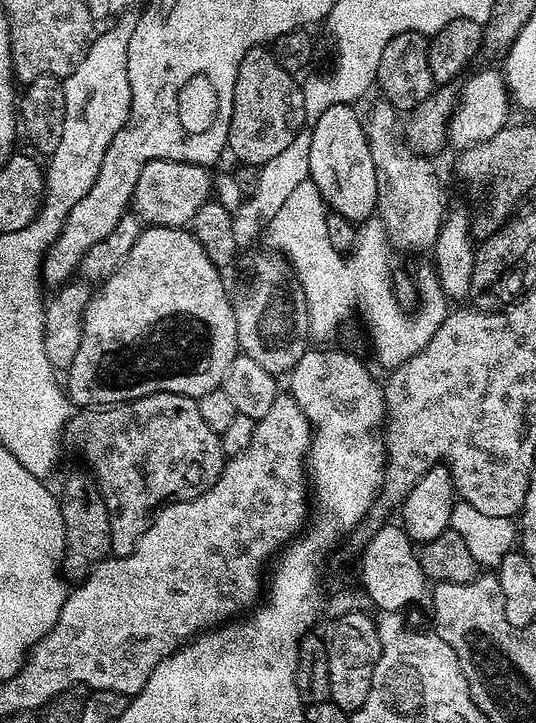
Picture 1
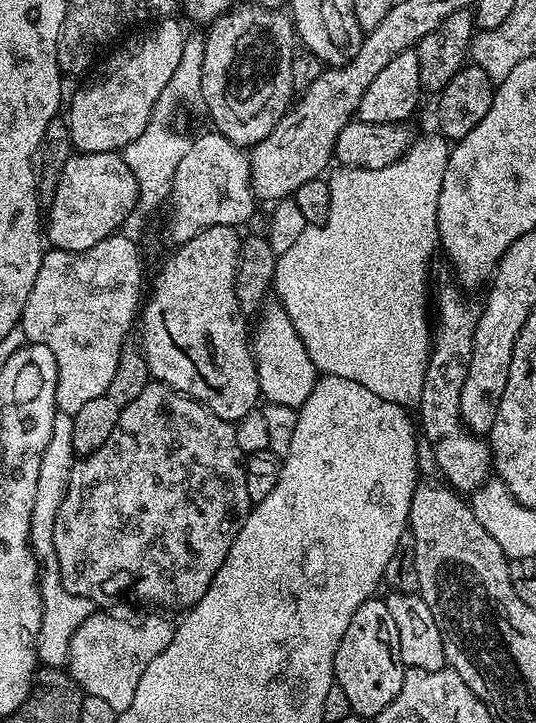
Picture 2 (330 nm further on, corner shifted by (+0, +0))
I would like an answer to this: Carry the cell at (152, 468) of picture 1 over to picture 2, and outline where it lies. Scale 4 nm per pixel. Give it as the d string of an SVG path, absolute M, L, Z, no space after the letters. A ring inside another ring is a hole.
M150 382L144 387L142 394L138 394L138 398L134 398L134 402L130 402L130 406L122 410L114 430L110 430L110 438L106 438L100 448L77 460L80 461L73 466L72 473L67 473L62 506L58 510L58 518L54 518L54 554L60 571L60 585L84 602L108 600L127 588L132 588L138 599L145 600L148 604L161 604L164 608L187 610L199 602L202 594L206 594L214 574L218 574L218 570L226 562L230 546L234 546L234 538L238 538L238 530L242 530L244 519L253 507L251 498L246 494L244 460L236 444L235 427L229 421L215 416L200 401L183 396L167 384Z

